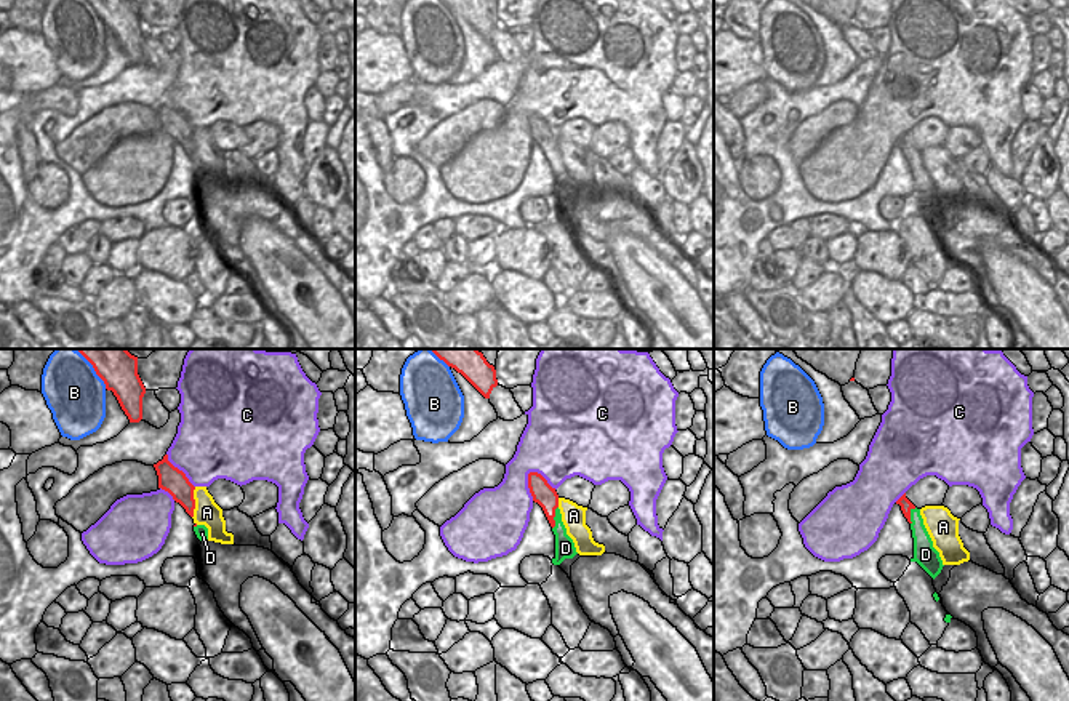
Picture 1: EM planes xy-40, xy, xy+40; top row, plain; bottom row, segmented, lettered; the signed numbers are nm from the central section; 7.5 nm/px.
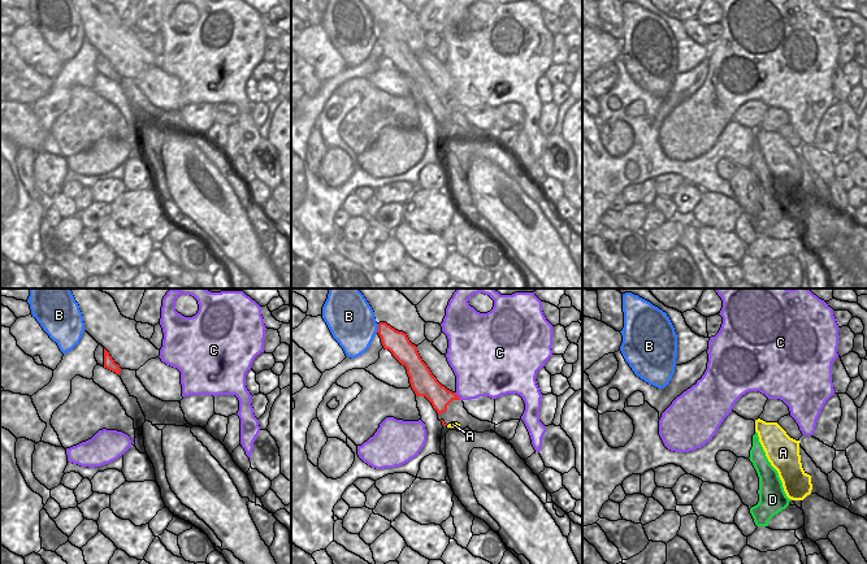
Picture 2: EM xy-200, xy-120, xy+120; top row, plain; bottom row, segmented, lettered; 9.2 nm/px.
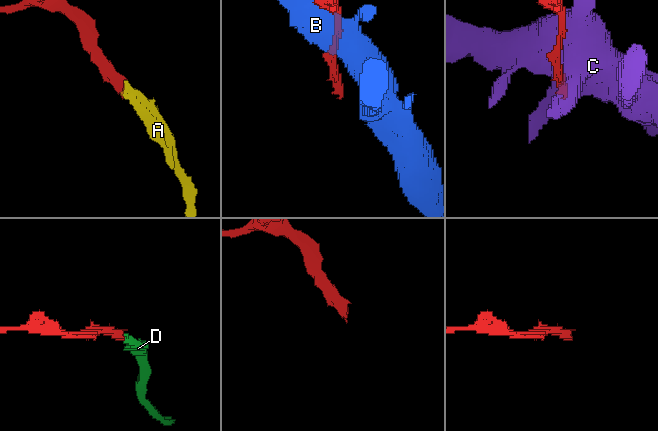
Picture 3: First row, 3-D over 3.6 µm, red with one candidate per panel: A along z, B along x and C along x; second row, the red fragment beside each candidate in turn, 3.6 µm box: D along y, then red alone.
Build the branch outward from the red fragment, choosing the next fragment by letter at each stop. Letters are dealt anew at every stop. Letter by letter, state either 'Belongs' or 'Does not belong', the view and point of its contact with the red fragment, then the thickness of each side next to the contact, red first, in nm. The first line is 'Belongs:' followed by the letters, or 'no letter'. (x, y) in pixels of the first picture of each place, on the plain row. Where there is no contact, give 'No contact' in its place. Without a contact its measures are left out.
Belongs: A
A: Belongs. Touches red at xy-40 (194, 144). Thickness 190 nm (red) against 200 nm
B: Does not belong. Touches red at xy-40 (96, 15). Thickness 260 nm (red) against 440 nm
C: Does not belong. Touches red at xy (541, 117). Thickness 170 nm (red) against 480 nm
D: Does not belong. Touches red at xy (554, 157). Thickness 170 nm (red) against 140 nm

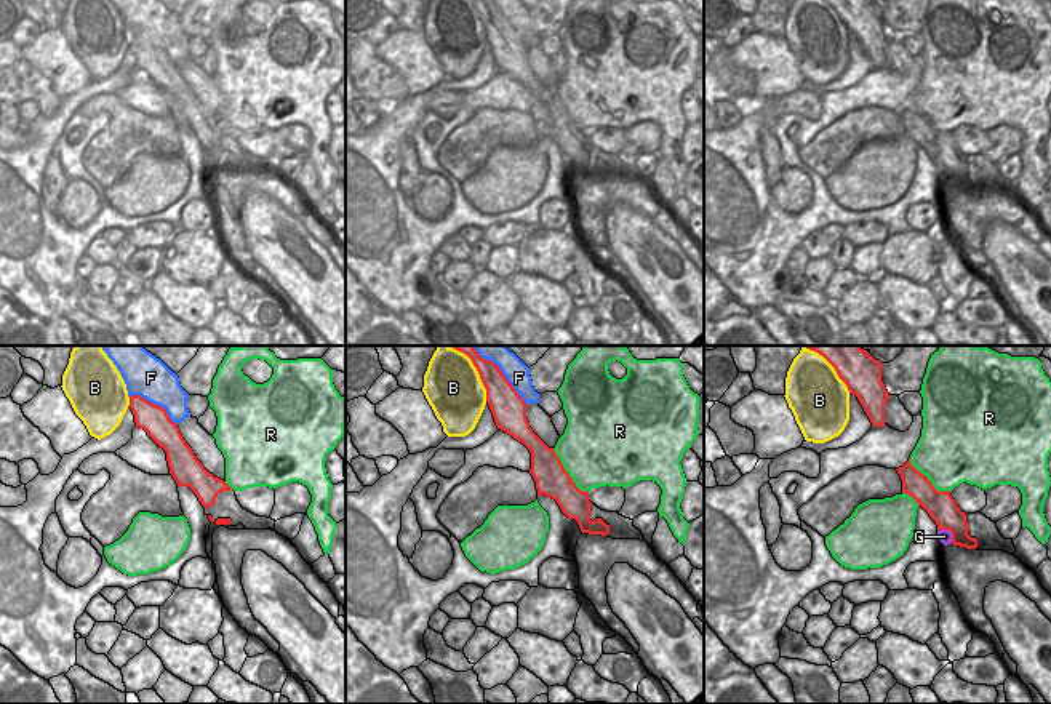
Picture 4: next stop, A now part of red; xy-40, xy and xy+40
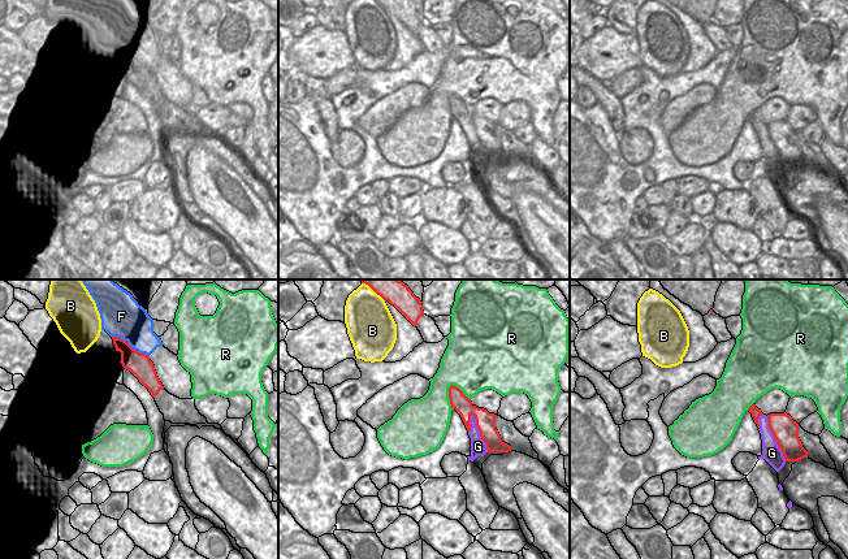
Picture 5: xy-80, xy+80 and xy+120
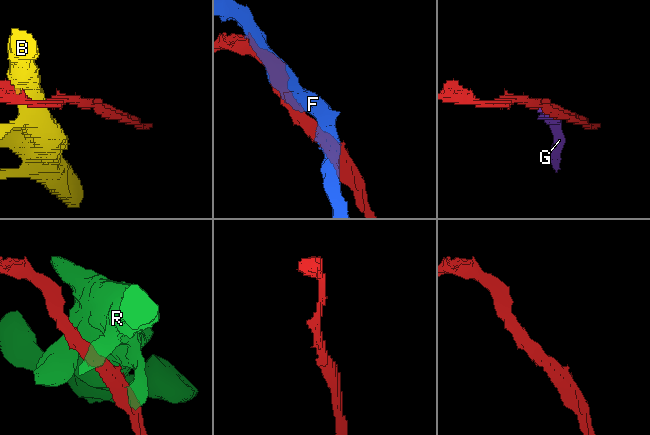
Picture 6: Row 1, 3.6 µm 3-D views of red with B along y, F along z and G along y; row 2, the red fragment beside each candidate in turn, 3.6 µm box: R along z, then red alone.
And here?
Belongs: no letter
B: Does not belong. Touches red at xy (480, 20). Thickness 240 nm (red) against 440 nm
F: Does not belong. Touches red at xy (506, 21). Thickness 260 nm (red) against 180 nm
G: Does not belong. Touches red at xy+40 (951, 173). Thickness 220 nm (red) against 100 nm
R: Does not belong. Touches red at xy (567, 114). Thickness 260 nm (red) against 500 nm

